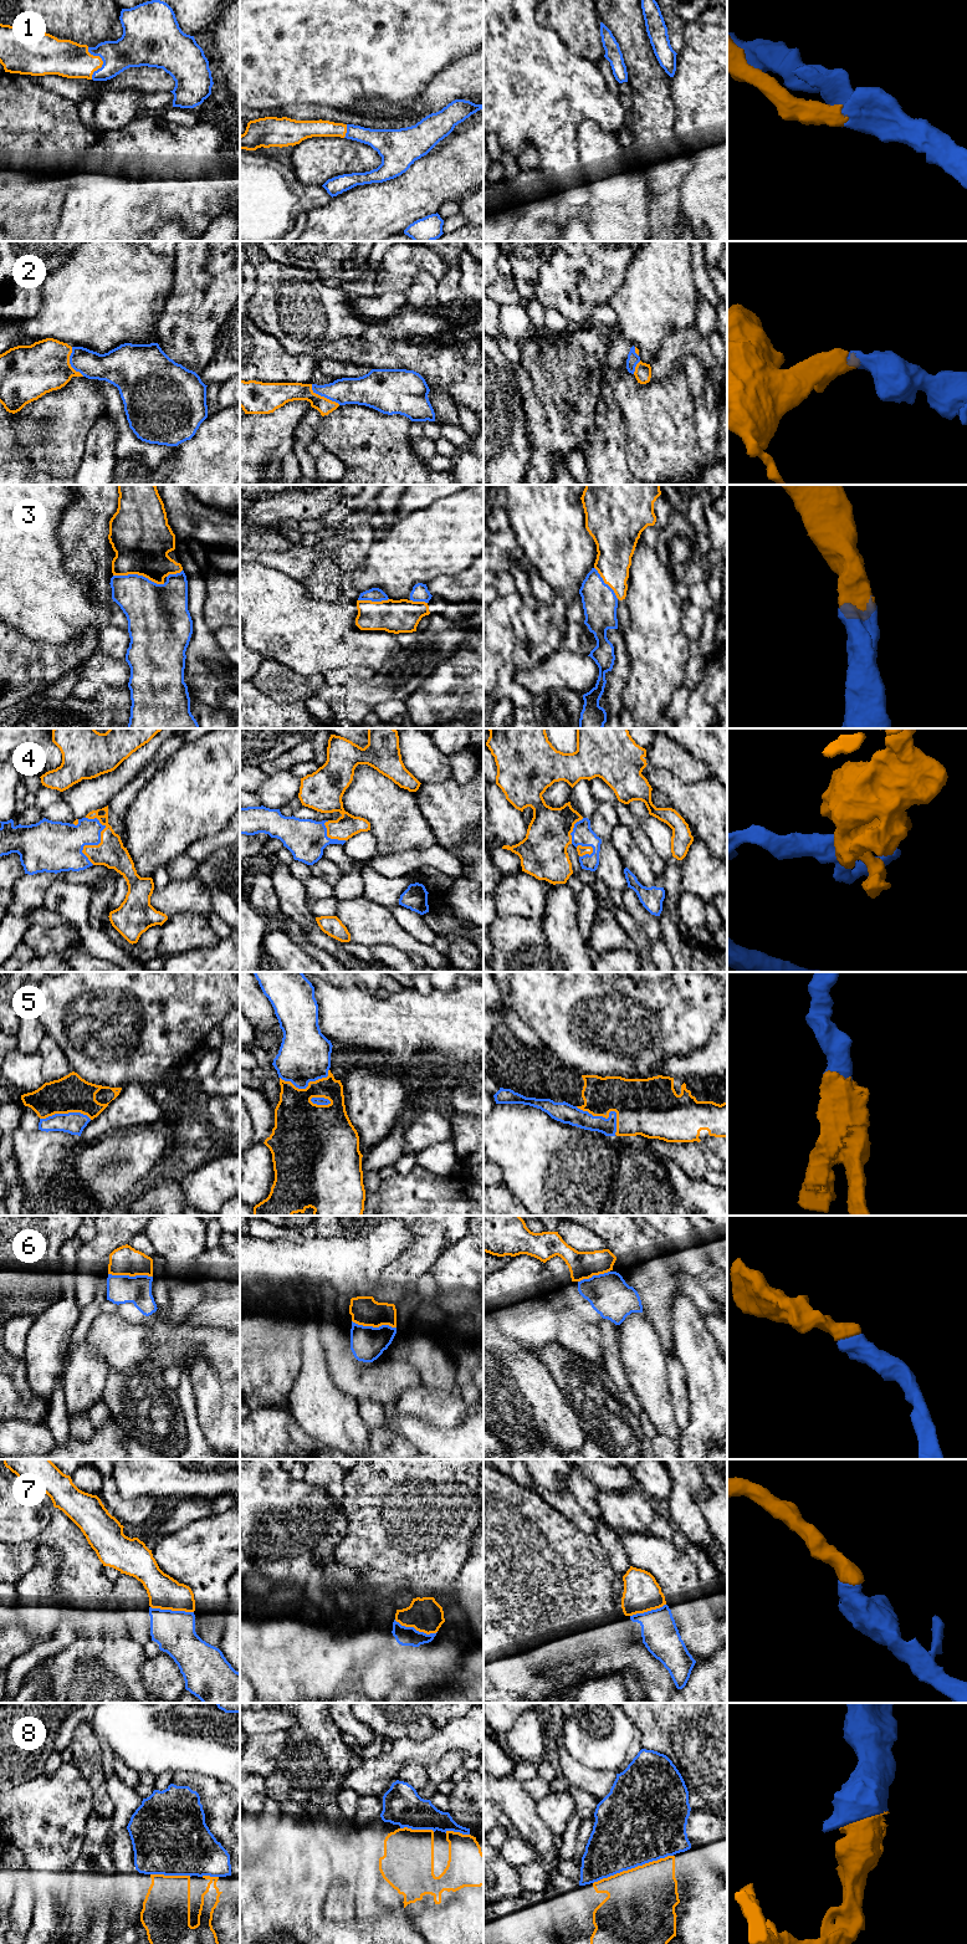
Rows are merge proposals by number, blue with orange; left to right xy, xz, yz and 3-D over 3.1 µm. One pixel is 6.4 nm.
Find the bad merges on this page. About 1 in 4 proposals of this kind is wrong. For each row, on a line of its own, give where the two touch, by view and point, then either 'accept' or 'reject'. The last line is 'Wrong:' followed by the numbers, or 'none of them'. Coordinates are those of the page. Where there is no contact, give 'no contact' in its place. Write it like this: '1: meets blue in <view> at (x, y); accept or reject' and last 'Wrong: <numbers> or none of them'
1: meets blue in xy at (102, 60); accept
2: meets blue in xz at (323, 395); accept
3: meets blue in xy at (139, 576); accept
4: meets blue in xy at (100, 842); accept
5: meets blue in yz at (609, 1116); accept
6: meets blue in xy at (131, 1277); accept
7: meets blue in xy at (170, 1610); accept
8: meets blue in yz at (633, 1867); accept
Wrong: none of them

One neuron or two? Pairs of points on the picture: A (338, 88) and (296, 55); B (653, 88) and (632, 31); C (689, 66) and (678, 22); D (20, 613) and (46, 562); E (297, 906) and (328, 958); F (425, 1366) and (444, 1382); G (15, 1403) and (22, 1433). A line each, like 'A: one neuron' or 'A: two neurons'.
A: one neuron
B: one neuron
C: two neurons
D: one neuron
E: two neurons
F: one neuron
G: two neurons

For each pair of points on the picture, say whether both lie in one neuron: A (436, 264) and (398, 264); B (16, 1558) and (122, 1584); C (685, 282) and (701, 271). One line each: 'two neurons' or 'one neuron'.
A: one neuron
B: two neurons
C: two neurons

